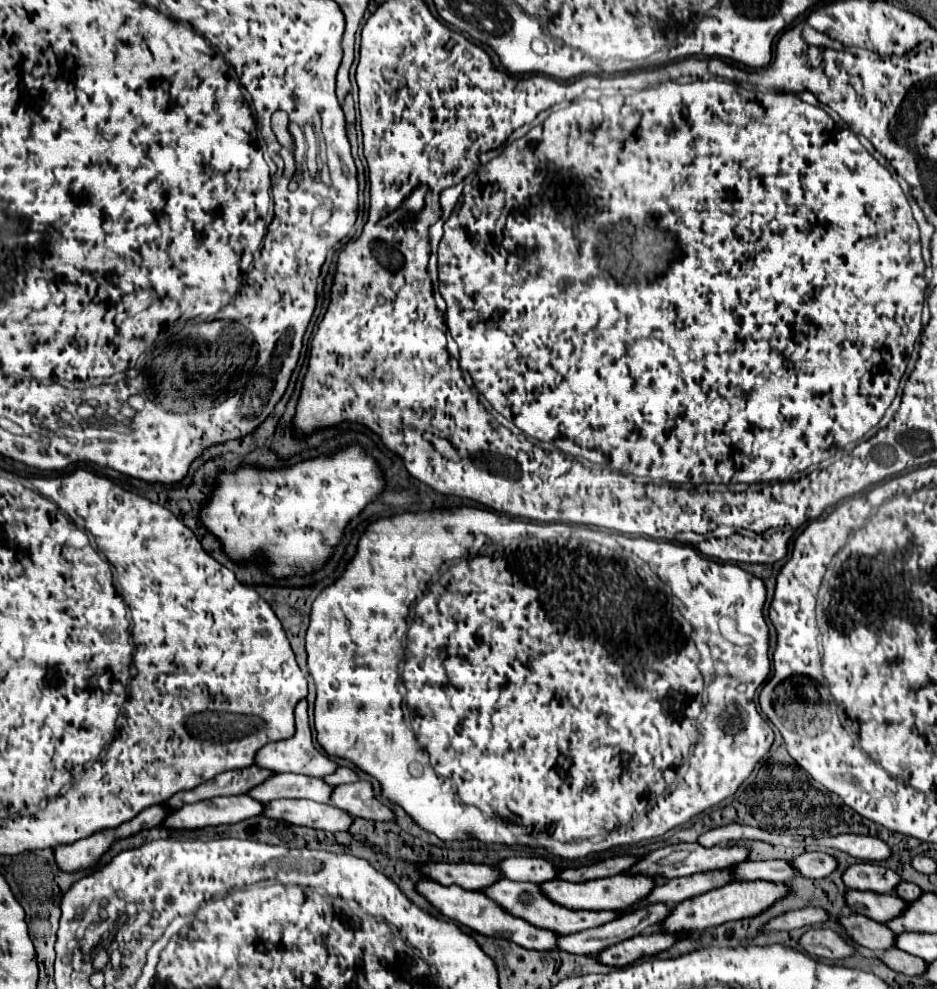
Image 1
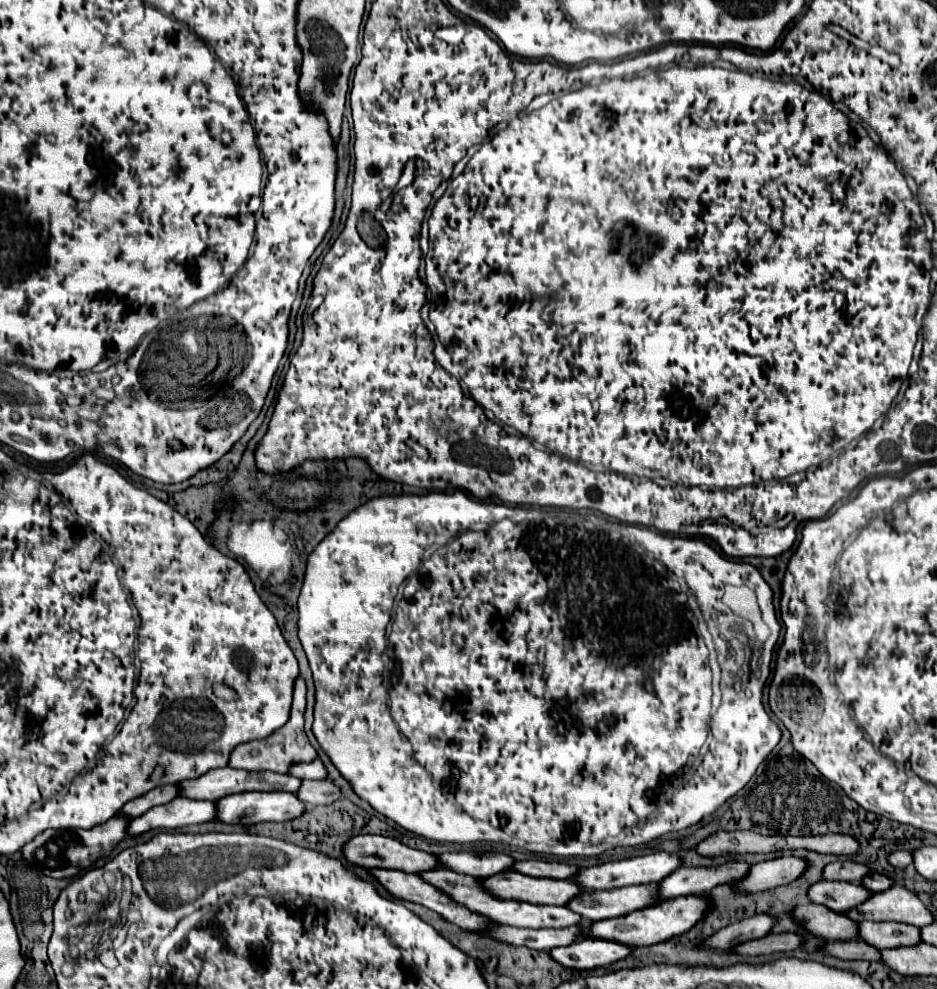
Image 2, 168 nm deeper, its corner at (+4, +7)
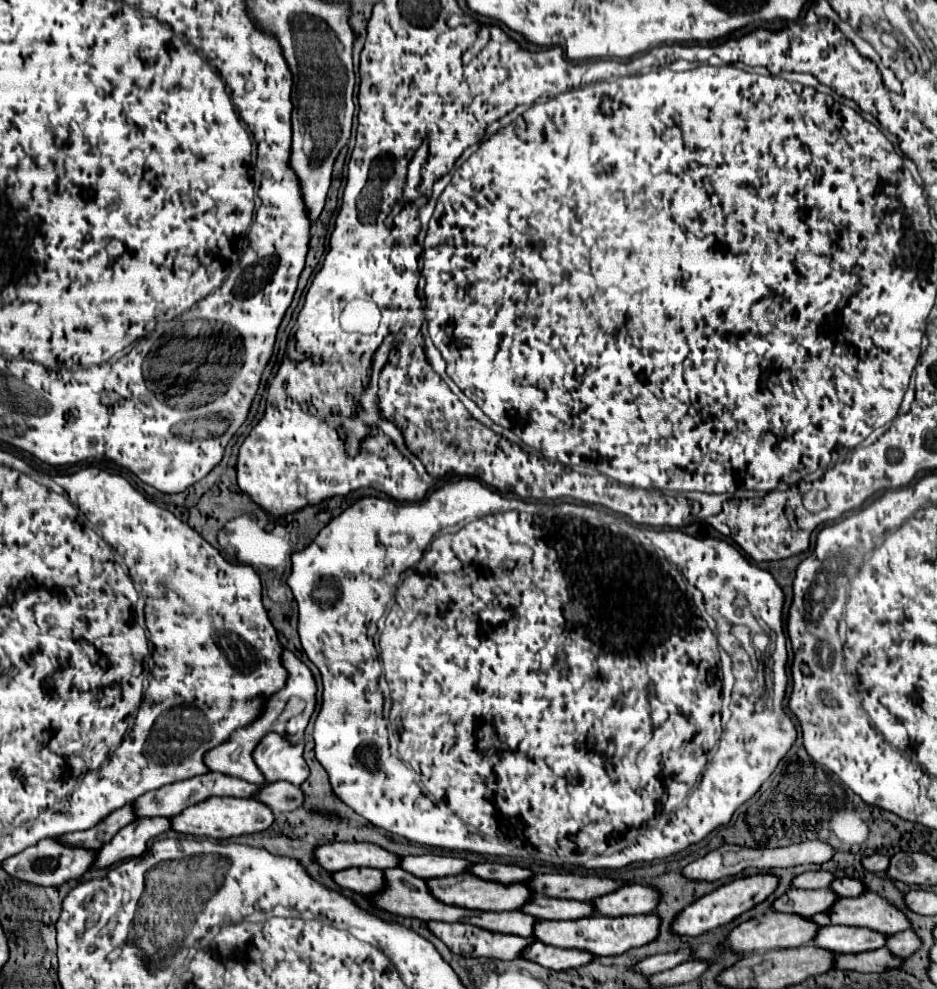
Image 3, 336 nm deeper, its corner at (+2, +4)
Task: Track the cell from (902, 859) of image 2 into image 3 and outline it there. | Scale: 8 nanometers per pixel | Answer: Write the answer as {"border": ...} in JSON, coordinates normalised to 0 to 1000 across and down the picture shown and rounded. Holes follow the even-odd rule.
{"border":[[[930,865],[930,867],[921,867],[919,869],[919,875],[925,881],[932,881],[932,883],[947,881],[947,873],[949,873],[949,867],[945,867],[945,865]]]}

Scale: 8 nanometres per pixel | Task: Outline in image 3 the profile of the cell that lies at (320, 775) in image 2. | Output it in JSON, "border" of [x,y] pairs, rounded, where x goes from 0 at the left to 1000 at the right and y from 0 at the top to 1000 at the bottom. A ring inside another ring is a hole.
{"border":[[[285,741],[270,759],[270,769],[281,780],[283,790],[308,790],[321,794],[330,786],[330,776],[323,767],[323,755],[311,751],[298,741]]]}

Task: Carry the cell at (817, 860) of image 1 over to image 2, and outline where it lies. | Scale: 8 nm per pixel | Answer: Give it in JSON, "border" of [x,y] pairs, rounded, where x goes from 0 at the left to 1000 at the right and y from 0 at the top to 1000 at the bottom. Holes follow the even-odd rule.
{"border":[[[831,866],[825,870],[816,870],[806,874],[799,880],[795,890],[789,890],[789,898],[793,902],[812,902],[821,898],[829,898],[851,890],[861,880],[861,870],[853,866]]]}

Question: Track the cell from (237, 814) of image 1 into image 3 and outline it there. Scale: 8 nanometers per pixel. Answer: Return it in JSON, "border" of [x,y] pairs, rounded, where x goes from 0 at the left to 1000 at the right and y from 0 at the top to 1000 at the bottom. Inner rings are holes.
{"border":[[[144,828],[104,860],[97,879],[114,879],[125,871],[148,867],[155,860],[155,852],[159,848],[180,838],[182,838],[180,828]]]}

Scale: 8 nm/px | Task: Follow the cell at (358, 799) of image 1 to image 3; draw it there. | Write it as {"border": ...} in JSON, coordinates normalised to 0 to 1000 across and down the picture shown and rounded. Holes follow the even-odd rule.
{"border":[[[293,790],[287,794],[281,794],[274,802],[272,808],[276,808],[281,814],[285,814],[289,820],[300,822],[300,820],[313,820],[319,818],[323,812],[323,802],[319,796],[302,790]]]}

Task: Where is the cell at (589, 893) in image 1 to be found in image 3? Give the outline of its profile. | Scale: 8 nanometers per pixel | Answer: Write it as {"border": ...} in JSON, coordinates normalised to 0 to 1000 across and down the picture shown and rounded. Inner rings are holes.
{"border":[[[492,883],[492,885],[475,885],[475,887],[466,887],[466,889],[454,889],[458,903],[475,913],[475,915],[486,915],[486,917],[494,917],[494,919],[511,919],[511,921],[545,921],[552,919],[556,913],[560,913],[567,903],[562,901],[562,897],[558,897],[558,893],[550,895],[545,893],[545,897],[537,897],[535,893],[520,893],[518,889],[511,889],[503,883]]]}

